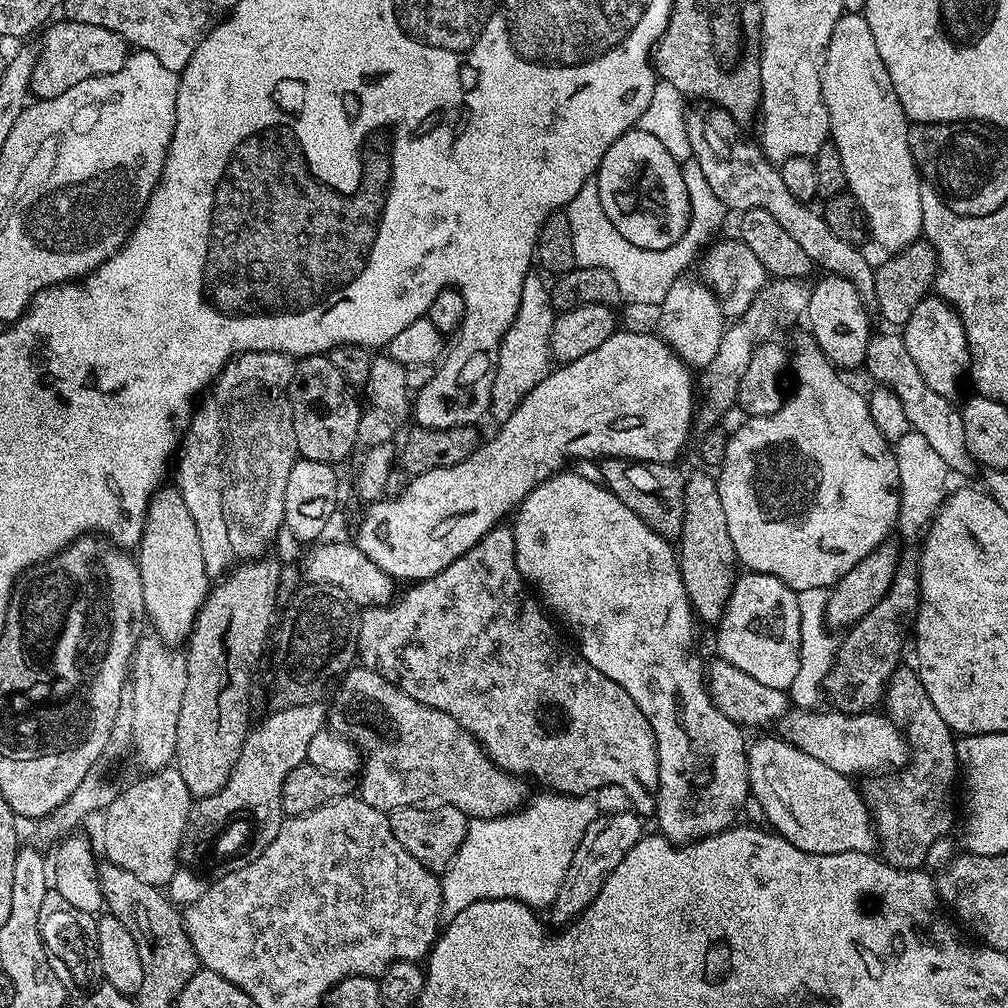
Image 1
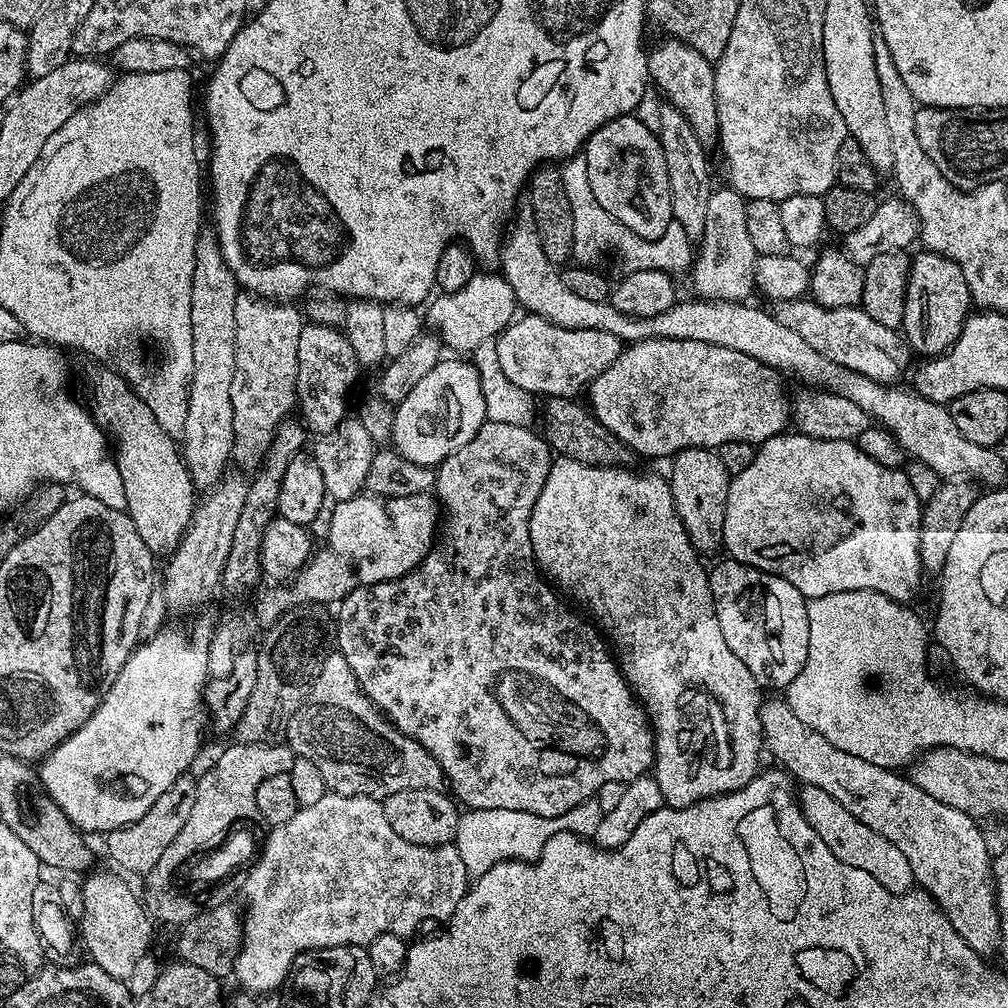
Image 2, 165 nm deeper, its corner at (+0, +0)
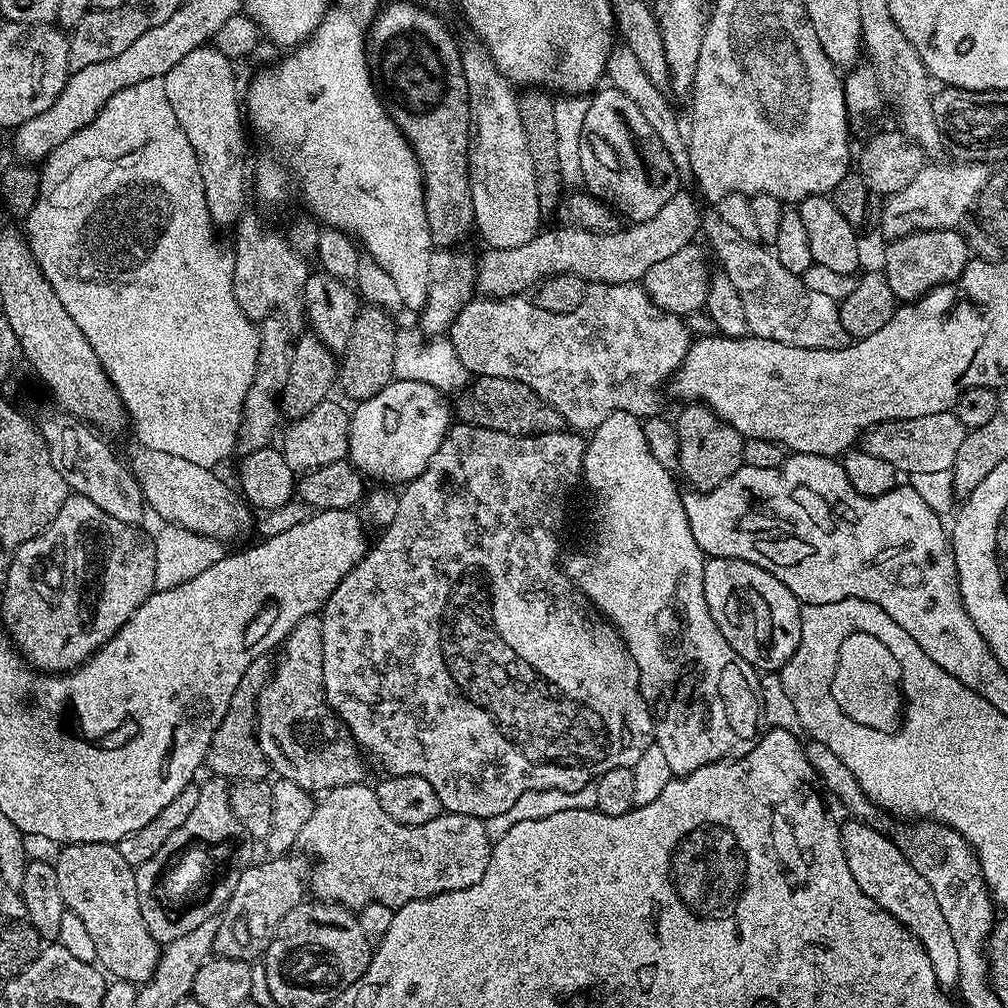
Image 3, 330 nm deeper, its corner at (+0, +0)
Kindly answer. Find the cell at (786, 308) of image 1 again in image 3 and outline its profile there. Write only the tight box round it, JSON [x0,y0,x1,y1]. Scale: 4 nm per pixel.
[878,162,993,242]

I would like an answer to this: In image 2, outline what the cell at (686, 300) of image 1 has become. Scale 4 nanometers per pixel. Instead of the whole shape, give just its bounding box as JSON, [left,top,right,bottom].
[692,186,758,302]

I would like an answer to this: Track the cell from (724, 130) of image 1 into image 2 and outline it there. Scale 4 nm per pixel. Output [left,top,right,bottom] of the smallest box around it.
[647,38,720,149]

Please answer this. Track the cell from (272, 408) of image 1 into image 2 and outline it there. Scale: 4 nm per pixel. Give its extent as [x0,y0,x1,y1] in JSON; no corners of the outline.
[230,291,306,474]

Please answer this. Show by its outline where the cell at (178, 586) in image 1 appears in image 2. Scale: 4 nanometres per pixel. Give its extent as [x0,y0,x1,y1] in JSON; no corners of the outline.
[86,362,198,554]

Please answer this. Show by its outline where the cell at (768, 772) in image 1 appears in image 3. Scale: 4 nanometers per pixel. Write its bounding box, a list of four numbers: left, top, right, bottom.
[840,818,960,989]

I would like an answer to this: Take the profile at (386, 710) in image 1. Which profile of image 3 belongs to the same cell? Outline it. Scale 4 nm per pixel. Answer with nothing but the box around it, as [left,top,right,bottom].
[256,615,365,794]

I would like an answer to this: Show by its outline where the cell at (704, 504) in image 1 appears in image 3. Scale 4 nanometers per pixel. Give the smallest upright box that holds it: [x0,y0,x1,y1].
[674,402,745,494]

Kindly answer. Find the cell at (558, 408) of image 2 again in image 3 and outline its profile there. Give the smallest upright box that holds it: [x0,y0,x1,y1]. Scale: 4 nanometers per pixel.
[454,376,566,436]

